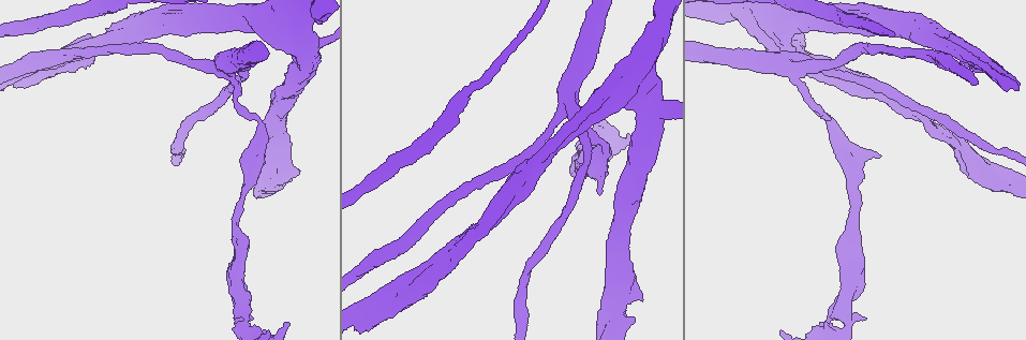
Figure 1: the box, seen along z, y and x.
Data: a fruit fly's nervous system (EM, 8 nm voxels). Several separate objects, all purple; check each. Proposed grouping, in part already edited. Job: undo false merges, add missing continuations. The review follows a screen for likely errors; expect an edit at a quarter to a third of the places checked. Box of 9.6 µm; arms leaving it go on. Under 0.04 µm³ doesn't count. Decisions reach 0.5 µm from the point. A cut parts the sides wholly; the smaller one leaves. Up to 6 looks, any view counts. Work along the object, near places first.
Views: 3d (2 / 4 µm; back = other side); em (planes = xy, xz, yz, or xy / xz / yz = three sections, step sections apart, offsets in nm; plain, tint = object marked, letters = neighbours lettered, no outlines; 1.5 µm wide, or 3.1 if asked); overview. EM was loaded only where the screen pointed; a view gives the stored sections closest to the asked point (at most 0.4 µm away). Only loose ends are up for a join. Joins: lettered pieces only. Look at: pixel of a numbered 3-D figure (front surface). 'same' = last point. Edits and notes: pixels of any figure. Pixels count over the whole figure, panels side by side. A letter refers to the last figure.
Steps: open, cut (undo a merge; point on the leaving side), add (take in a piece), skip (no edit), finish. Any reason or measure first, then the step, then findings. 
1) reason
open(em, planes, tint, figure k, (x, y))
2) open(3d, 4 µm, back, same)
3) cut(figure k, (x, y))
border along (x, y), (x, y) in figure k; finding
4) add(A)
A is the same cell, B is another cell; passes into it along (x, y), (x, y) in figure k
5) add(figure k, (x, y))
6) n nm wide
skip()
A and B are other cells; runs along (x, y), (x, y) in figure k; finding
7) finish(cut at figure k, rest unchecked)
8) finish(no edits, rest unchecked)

an open end
open(3d, 4 µm, back, figure 1, (863, 317))

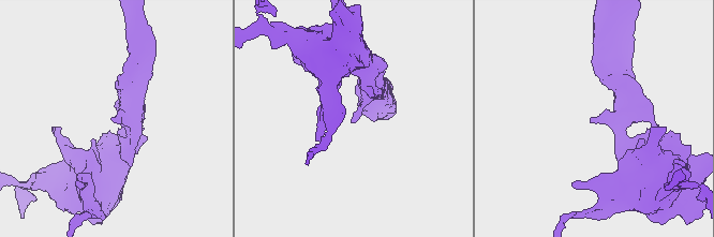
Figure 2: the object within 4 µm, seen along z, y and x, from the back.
open(em, xz, step 4, letters, figure 2, (351, 120))

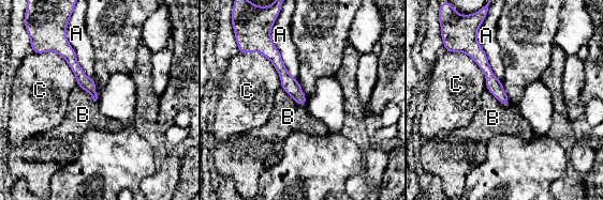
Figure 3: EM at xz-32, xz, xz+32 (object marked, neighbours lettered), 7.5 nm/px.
skip()
A, B and C are other cells; runs along (265, 50), (303, 102) in figure 3; no lettered piece goes on from it

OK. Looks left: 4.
arms part here
open(3d, 4 µm, figure 1, (276, 117))

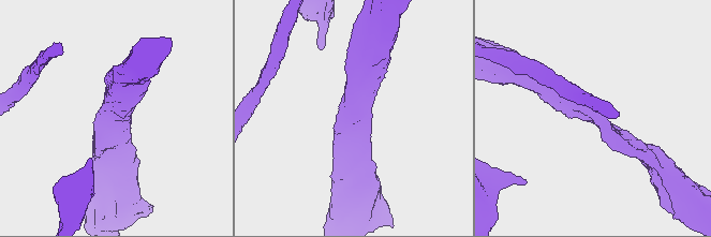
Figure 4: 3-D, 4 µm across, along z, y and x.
open(em, xz, step 8, tint, figure 4, (115, 115))

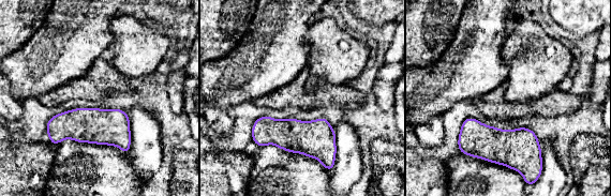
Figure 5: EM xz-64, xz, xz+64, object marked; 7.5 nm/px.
cut it another way
open(em, planes, letters, same)

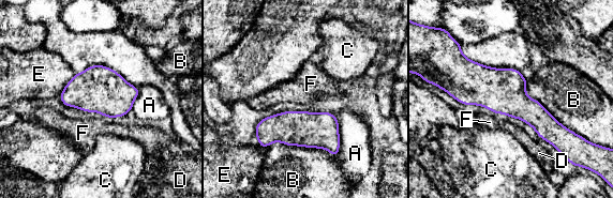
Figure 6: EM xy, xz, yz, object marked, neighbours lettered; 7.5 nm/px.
skip()
A, B, C, D, E and F are other cells; runs along (449, 86), (502, 90), (566, 131) in figure 6; continuous, no second neuron

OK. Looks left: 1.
finish(no edits, rest unchecked)

